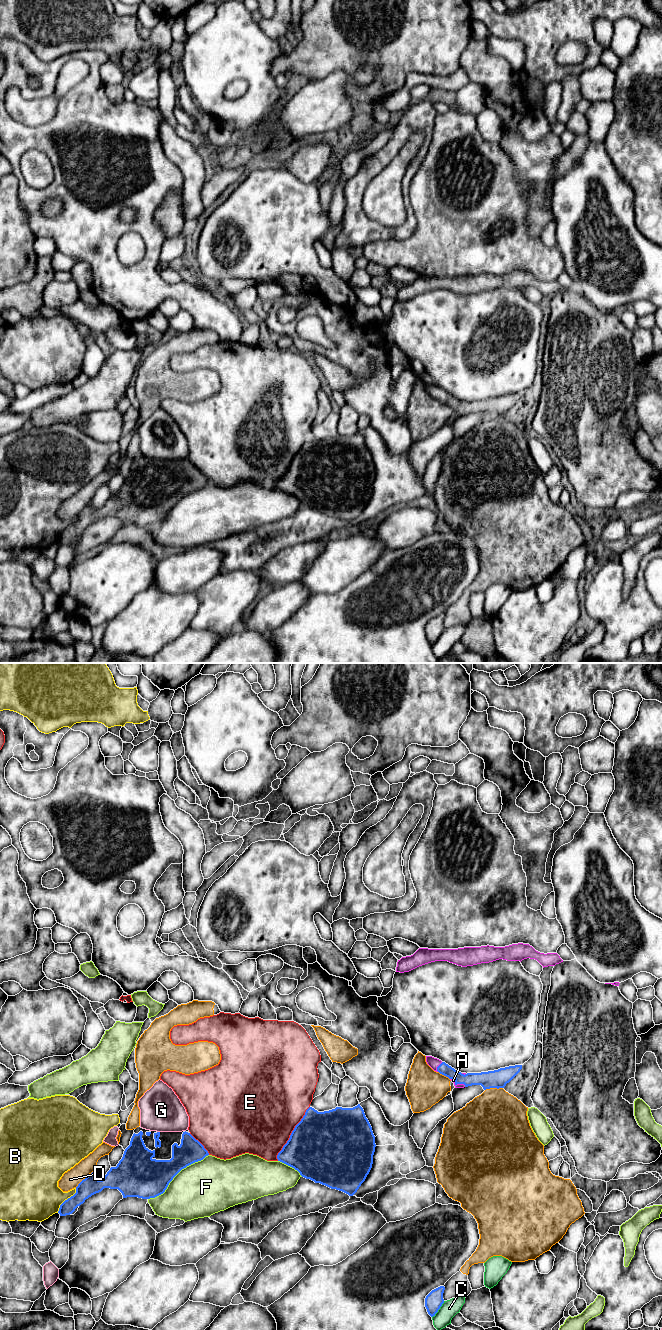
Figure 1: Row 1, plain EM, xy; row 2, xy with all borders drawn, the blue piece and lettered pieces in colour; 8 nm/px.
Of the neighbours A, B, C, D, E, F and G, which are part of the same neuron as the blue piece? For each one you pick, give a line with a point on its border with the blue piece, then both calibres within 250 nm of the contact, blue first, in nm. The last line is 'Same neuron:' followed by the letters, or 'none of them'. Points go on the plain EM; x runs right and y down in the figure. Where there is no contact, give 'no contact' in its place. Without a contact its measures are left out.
A: xy (437, 395) | 90/80 nm
Same neuron: A

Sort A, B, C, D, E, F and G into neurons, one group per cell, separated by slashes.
A / B / C / D / E / F / G

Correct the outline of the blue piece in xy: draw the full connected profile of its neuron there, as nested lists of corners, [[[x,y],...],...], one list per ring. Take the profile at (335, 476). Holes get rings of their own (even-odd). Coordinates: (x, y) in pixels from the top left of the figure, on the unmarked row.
[[[360,432],[353,436],[336,435],[324,440],[309,435],[277,487],[306,507],[353,524],[372,496],[375,475],[372,455]]]

